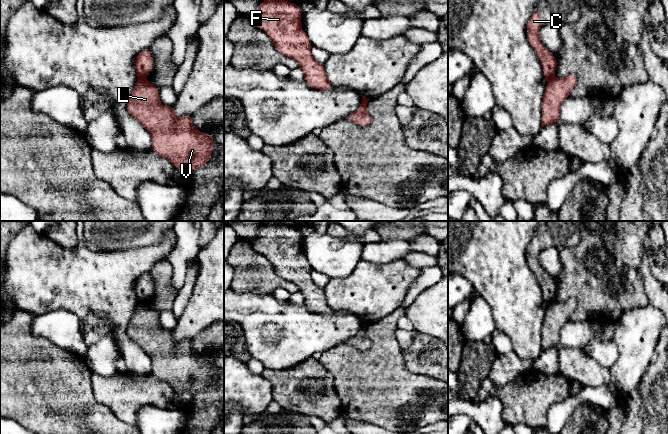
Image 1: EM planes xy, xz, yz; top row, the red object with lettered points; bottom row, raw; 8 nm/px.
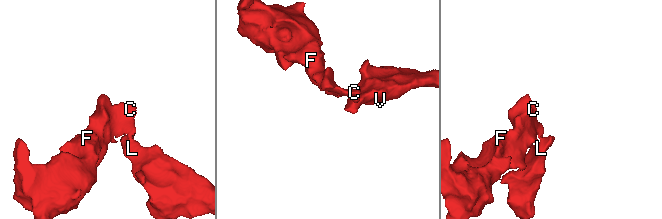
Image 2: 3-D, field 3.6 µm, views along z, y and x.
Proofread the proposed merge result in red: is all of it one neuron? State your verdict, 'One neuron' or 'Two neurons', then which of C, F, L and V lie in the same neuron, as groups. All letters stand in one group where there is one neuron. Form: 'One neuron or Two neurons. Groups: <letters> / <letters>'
Two neurons. Groups: C F / L V

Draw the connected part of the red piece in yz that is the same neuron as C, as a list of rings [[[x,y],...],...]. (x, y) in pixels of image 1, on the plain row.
[[[536,233],[527,248],[527,262],[532,272],[536,275],[543,290],[544,301],[550,303],[553,301],[557,291],[557,285],[553,278],[541,267],[539,254],[542,246],[538,234]]]

